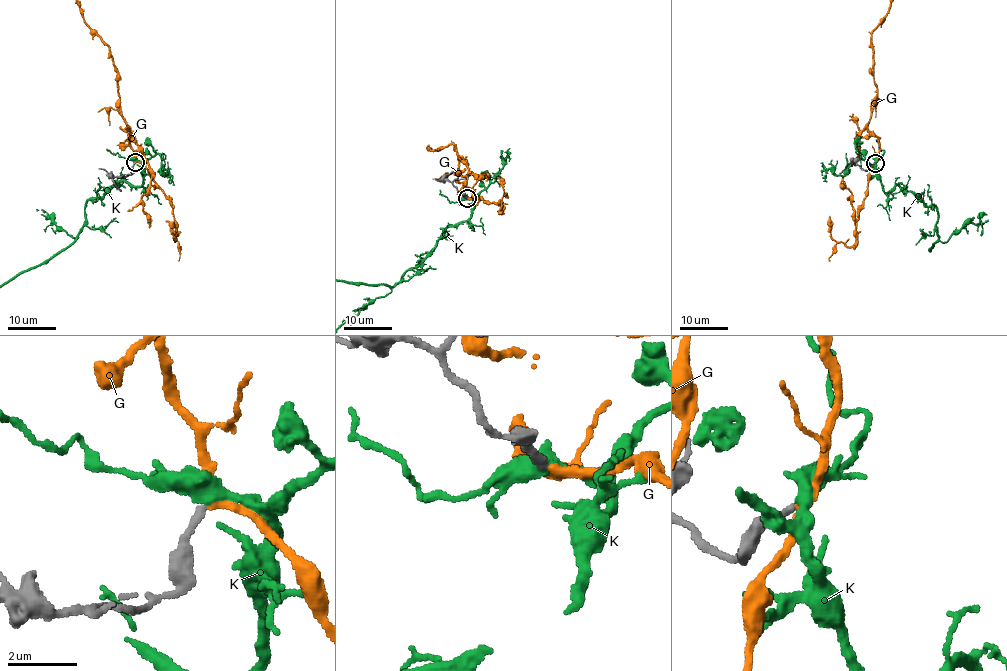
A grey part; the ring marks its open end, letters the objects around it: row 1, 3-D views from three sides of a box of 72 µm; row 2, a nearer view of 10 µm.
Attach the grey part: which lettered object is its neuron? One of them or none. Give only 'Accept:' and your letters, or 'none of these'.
Accept: G

